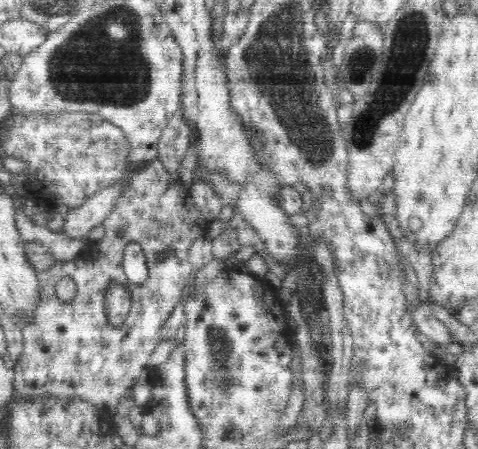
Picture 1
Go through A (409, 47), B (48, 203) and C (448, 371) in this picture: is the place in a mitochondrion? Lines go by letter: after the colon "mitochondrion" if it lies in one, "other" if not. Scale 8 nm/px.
A: mitochondrion
B: other
C: other

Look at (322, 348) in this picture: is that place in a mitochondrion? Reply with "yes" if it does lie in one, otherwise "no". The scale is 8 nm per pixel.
no

